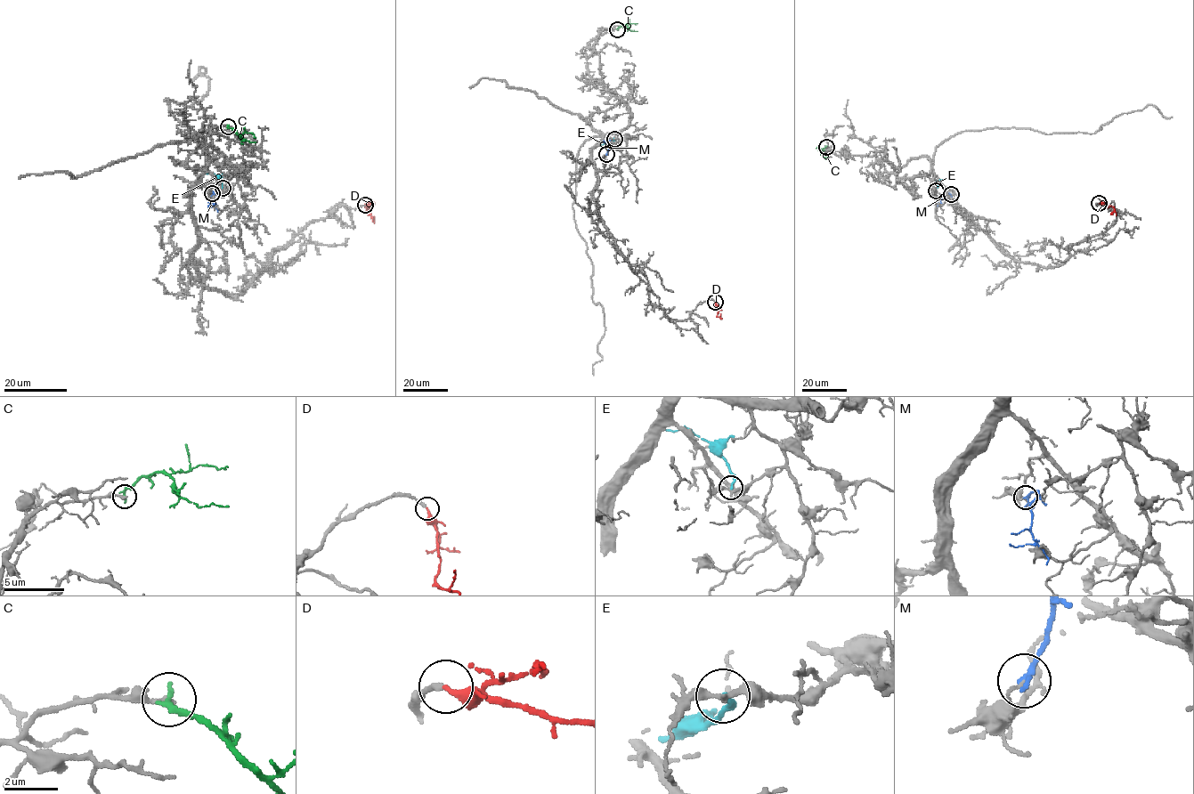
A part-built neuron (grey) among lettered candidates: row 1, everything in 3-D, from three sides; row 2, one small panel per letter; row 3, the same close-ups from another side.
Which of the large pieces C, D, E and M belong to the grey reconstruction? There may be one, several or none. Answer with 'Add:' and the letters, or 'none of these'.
Add: D

